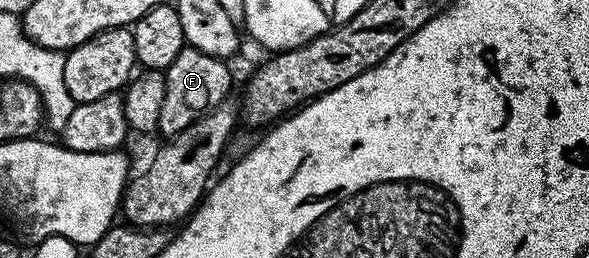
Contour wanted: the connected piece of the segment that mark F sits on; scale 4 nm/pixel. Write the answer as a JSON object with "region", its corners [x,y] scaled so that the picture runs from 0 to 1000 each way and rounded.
{"region":[[[314,178],[295,225],[295,240],[278,279],[282,380],[275,380],[275,442],[268,450],[268,512],[278,535],[299,527],[316,488],[336,473],[368,419],[377,391],[389,384],[394,341],[394,279],[372,217],[343,209],[343,194]]]}

